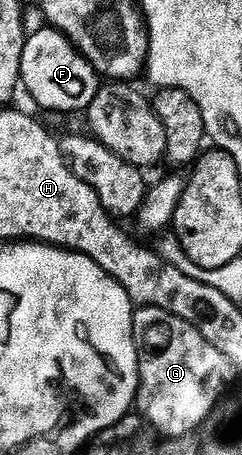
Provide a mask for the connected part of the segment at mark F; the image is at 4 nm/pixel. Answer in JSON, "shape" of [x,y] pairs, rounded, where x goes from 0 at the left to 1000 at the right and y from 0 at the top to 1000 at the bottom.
{"shape":[[[165,57],[149,73],[103,77],[83,119],[83,185],[132,209],[149,229],[231,246],[360,240],[405,191],[405,160],[310,97],[211,57]]]}

